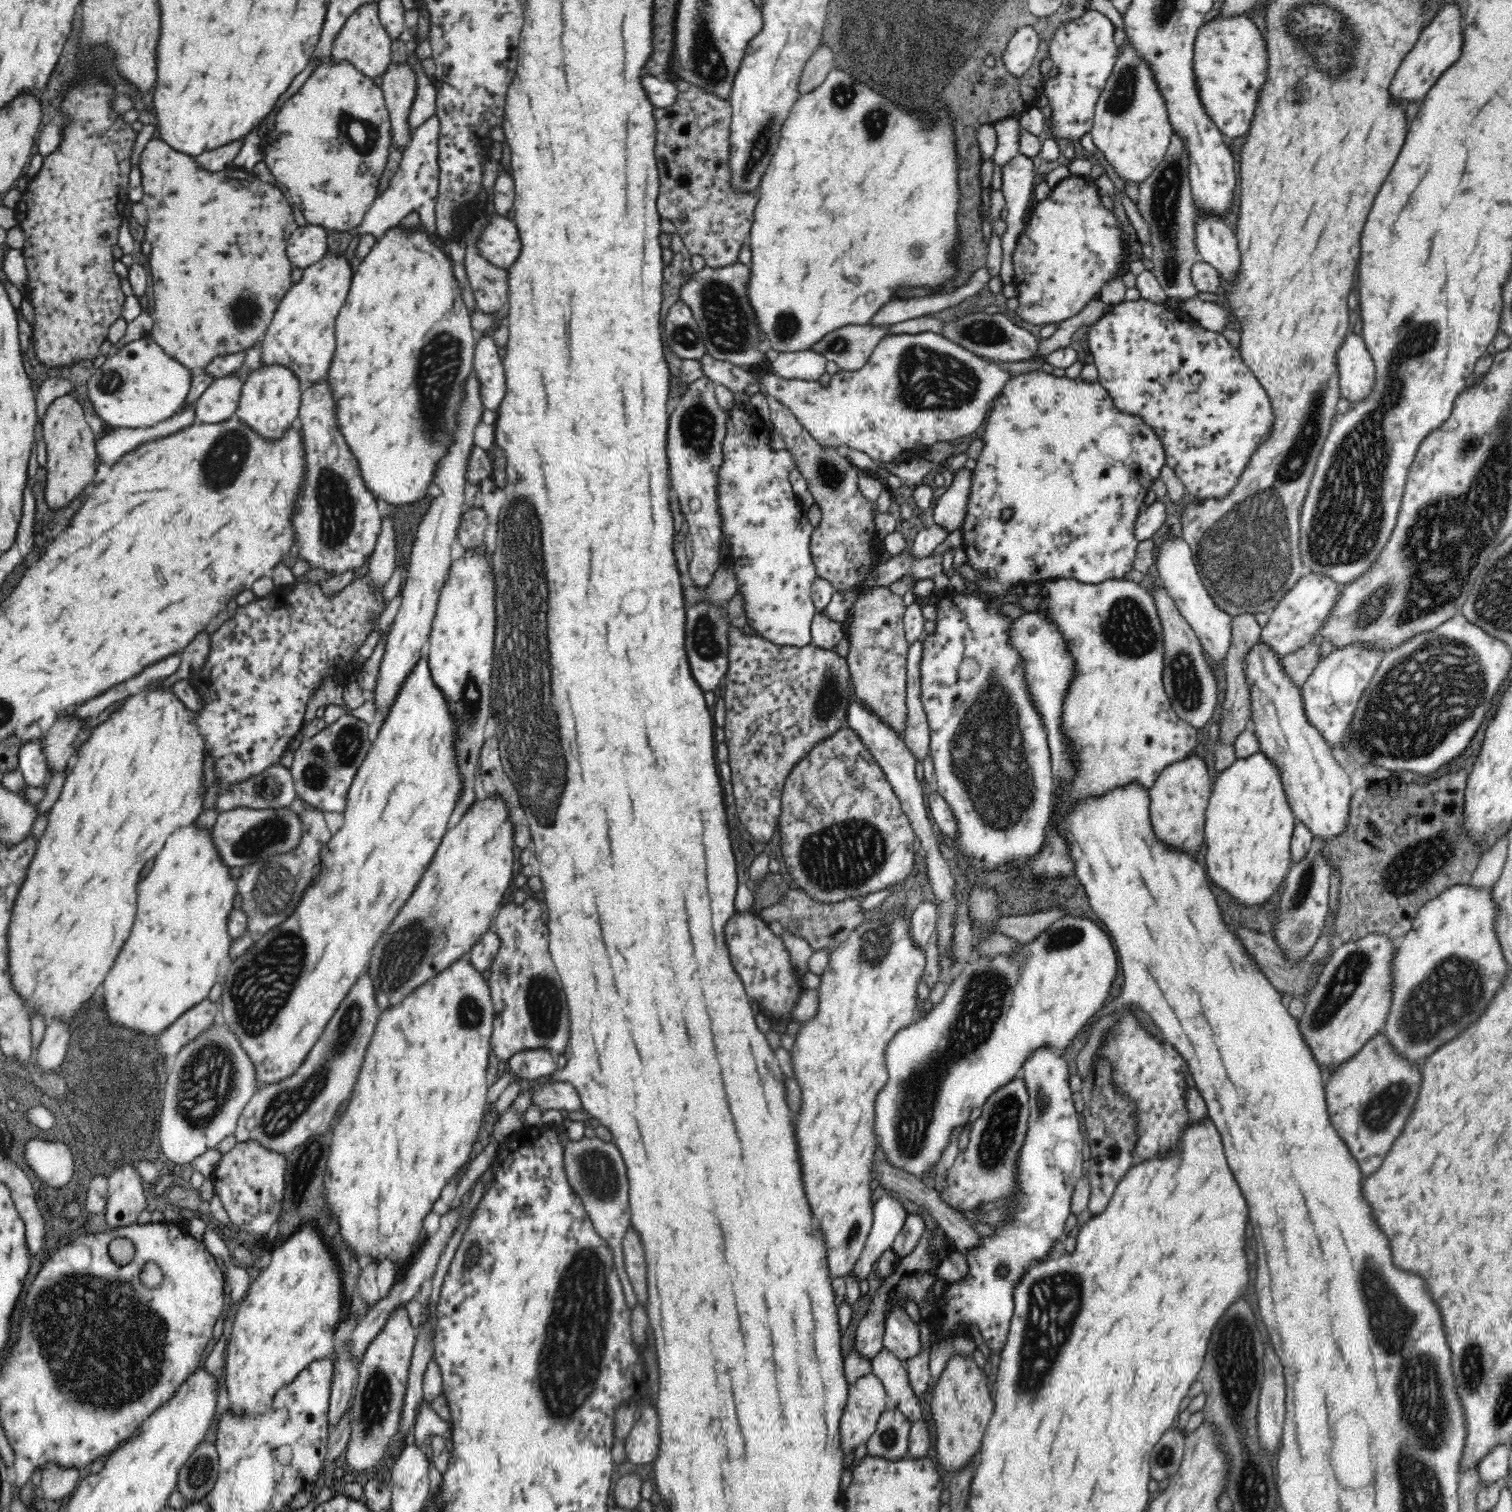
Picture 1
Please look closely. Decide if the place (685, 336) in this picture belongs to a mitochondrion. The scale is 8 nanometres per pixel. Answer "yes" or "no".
yes

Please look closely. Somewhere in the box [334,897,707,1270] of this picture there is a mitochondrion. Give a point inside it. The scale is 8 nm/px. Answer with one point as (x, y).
(405, 952)

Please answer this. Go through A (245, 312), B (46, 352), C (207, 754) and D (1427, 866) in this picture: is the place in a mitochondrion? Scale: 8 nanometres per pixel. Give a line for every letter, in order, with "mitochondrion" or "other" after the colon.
A: mitochondrion
B: other
C: other
D: mitochondrion

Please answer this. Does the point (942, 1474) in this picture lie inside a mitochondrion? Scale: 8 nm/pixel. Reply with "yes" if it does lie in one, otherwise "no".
no

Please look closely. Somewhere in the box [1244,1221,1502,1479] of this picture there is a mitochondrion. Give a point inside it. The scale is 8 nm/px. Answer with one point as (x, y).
(1472, 1366)

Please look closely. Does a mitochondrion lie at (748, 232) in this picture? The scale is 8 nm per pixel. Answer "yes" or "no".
no

